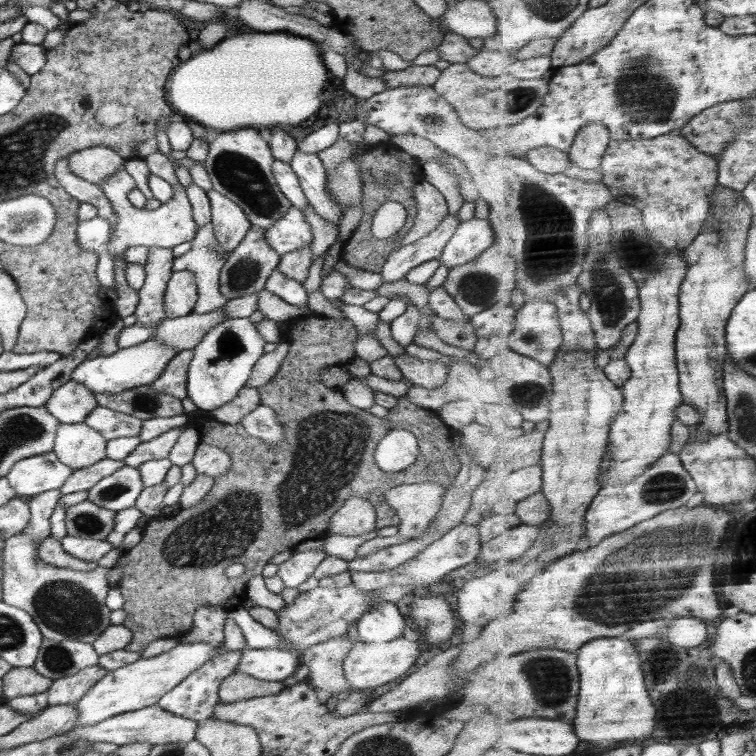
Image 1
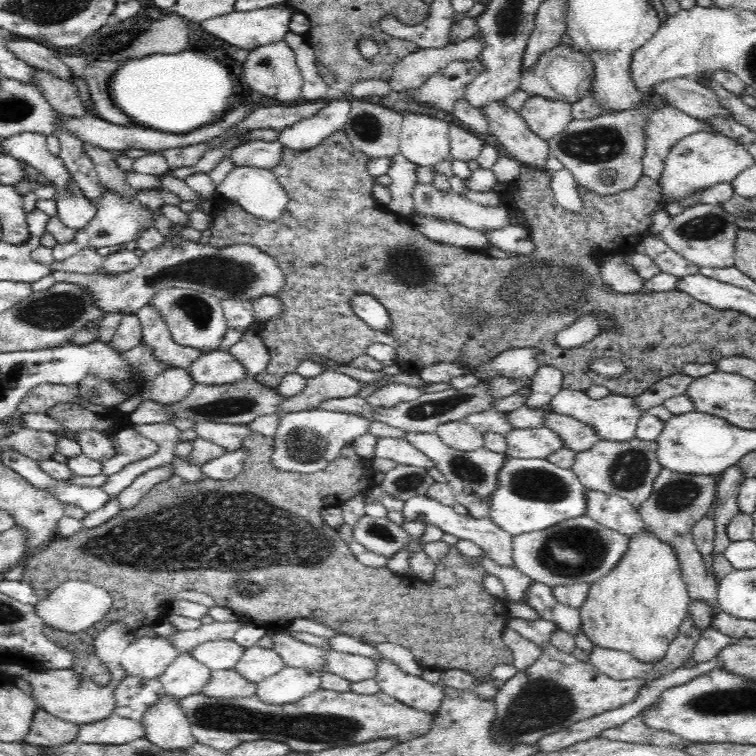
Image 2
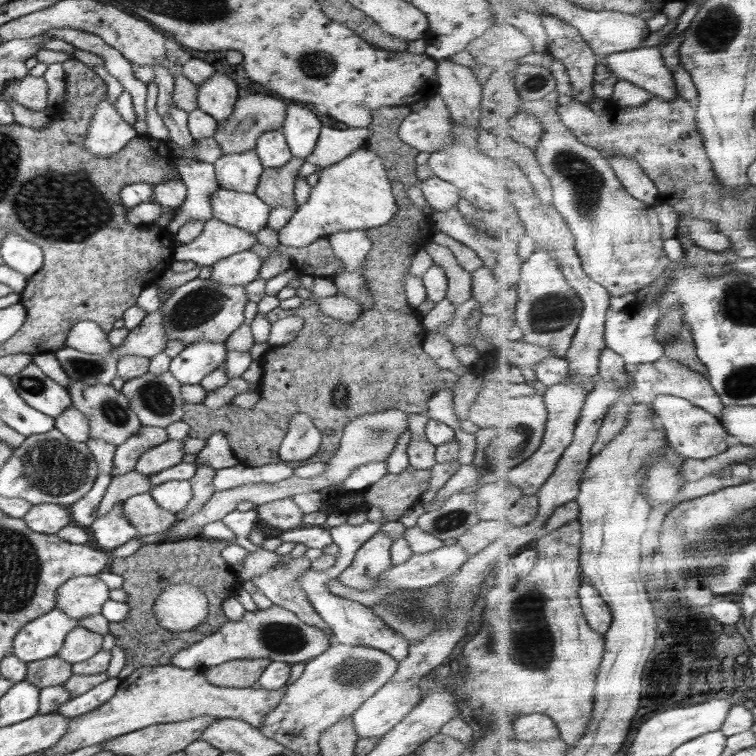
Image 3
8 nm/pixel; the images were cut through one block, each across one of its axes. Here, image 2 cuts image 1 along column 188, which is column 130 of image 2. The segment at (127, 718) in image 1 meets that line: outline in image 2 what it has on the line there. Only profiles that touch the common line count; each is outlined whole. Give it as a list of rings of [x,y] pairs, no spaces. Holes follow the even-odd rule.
[[[111,714],[104,720],[81,724],[75,740],[86,744],[126,744],[145,736],[144,726],[132,720]]]

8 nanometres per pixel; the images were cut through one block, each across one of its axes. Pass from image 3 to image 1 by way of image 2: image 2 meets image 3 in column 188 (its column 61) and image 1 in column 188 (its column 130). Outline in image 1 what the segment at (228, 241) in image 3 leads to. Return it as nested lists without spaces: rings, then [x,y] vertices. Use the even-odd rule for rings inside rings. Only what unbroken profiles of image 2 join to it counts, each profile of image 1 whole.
[[[124,168],[118,169],[112,176],[105,178],[98,186],[108,197],[116,213],[116,231],[111,234],[110,241],[107,242],[108,252],[113,260],[120,259],[124,261],[128,286],[138,290],[142,288],[145,281],[145,268],[142,264],[132,264],[125,260],[125,250],[128,247],[142,245],[148,248],[172,249],[174,246],[182,244],[182,242],[192,241],[197,234],[198,225],[194,223],[191,202],[185,192],[186,188],[180,183],[174,184],[172,186],[172,198],[167,203],[162,203],[158,209],[146,211],[134,207],[128,201],[128,193],[136,188],[137,184]]]

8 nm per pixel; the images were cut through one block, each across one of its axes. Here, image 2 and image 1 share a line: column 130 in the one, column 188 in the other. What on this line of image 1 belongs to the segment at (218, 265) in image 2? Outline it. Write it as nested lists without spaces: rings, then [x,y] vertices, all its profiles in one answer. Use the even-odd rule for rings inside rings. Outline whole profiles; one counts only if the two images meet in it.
[[[189,269],[173,271],[164,293],[166,318],[178,318],[193,312],[198,300],[195,274]]]

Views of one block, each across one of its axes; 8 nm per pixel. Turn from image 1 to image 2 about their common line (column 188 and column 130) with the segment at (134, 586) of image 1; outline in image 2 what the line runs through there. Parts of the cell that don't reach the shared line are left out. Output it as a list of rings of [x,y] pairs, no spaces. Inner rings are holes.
[[[250,432],[246,438],[243,440],[244,446],[249,446],[250,452],[244,470],[226,480],[214,480],[210,478],[203,477],[202,480],[197,480],[196,482],[186,482],[182,477],[174,473],[168,480],[159,482],[155,484],[139,501],[136,506],[129,509],[122,509],[114,518],[104,521],[104,524],[94,528],[84,528],[82,527],[76,534],[72,536],[60,539],[55,537],[51,539],[51,542],[45,549],[38,550],[31,557],[26,560],[25,572],[21,581],[31,584],[35,589],[36,595],[39,599],[47,598],[60,584],[67,582],[68,580],[80,580],[84,582],[90,582],[99,588],[106,590],[112,596],[112,608],[110,612],[106,613],[98,622],[94,624],[92,628],[84,630],[84,632],[76,632],[76,634],[70,634],[70,632],[62,632],[62,630],[57,630],[52,626],[42,625],[42,631],[45,636],[48,636],[49,640],[56,642],[60,647],[70,648],[70,651],[74,653],[74,666],[72,668],[84,675],[85,677],[90,677],[93,681],[96,681],[98,685],[105,685],[111,681],[111,674],[109,670],[105,667],[101,659],[94,652],[95,648],[92,646],[94,638],[98,632],[106,630],[112,622],[122,622],[125,628],[128,628],[132,632],[138,630],[138,628],[144,628],[144,626],[154,626],[158,624],[169,612],[169,604],[176,596],[178,592],[182,590],[194,590],[195,592],[205,593],[212,596],[212,599],[216,602],[216,606],[230,608],[236,614],[240,616],[244,622],[253,625],[259,625],[267,629],[272,629],[275,632],[281,631],[284,628],[288,628],[290,622],[294,618],[313,618],[313,613],[316,610],[325,611],[327,616],[320,620],[322,625],[329,626],[333,630],[337,631],[338,634],[346,634],[352,636],[354,639],[360,640],[366,644],[376,646],[379,643],[394,643],[410,650],[413,653],[415,661],[419,664],[421,668],[428,668],[430,670],[448,670],[448,669],[462,669],[471,673],[472,676],[478,678],[479,676],[487,679],[490,672],[502,663],[512,663],[513,662],[513,652],[508,649],[508,646],[504,643],[502,639],[502,634],[507,628],[509,616],[508,602],[502,600],[492,594],[489,594],[484,587],[484,578],[489,576],[489,573],[482,566],[475,566],[474,569],[470,568],[472,564],[472,559],[468,556],[460,554],[459,550],[456,550],[453,546],[449,546],[448,554],[444,556],[444,559],[437,565],[435,570],[434,579],[431,582],[424,582],[411,574],[402,576],[391,572],[388,568],[371,568],[364,564],[361,564],[352,551],[347,545],[345,537],[341,536],[337,530],[330,528],[325,520],[320,514],[320,510],[325,506],[341,506],[348,499],[352,498],[354,494],[365,492],[370,487],[374,485],[373,478],[375,471],[372,470],[370,460],[363,459],[361,456],[356,454],[352,444],[346,445],[338,456],[332,460],[324,470],[316,471],[315,473],[300,473],[300,472],[286,472],[278,469],[274,464],[270,463],[273,452],[273,446],[268,444],[264,440],[264,435],[258,434],[257,432]],[[256,506],[256,510],[254,510]],[[258,570],[258,576],[244,576],[244,574],[256,574]],[[268,578],[284,578],[286,582],[282,584],[272,584],[268,586]],[[285,586],[285,588],[282,588]],[[341,615],[346,615],[348,622],[340,622]]]

